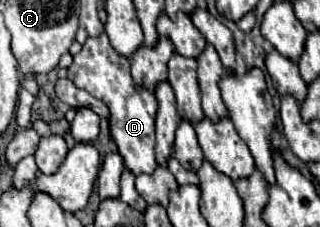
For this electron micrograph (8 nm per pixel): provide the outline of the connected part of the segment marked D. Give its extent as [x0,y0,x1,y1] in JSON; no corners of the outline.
[69,32,157,174]

